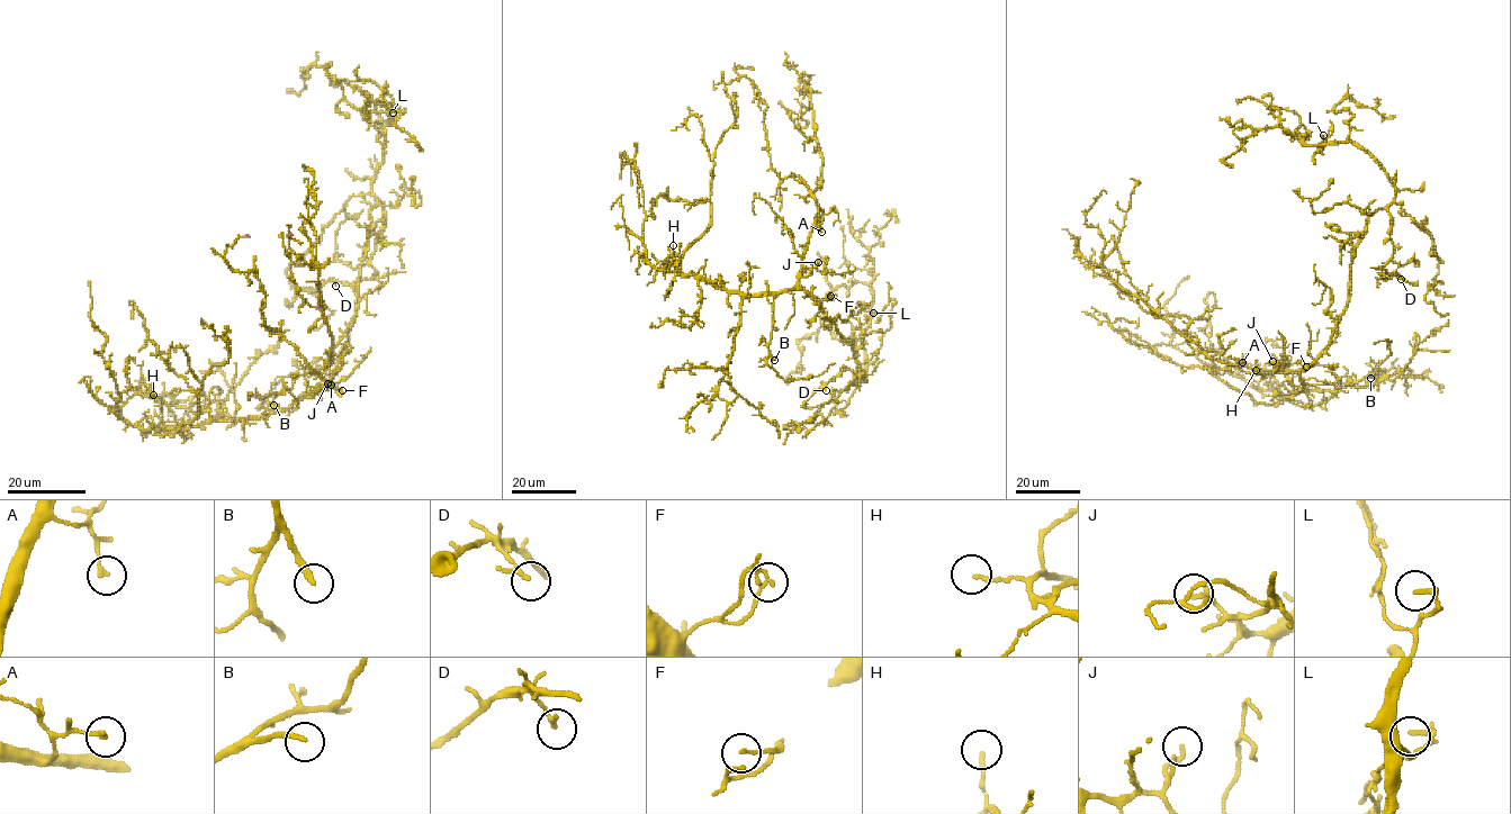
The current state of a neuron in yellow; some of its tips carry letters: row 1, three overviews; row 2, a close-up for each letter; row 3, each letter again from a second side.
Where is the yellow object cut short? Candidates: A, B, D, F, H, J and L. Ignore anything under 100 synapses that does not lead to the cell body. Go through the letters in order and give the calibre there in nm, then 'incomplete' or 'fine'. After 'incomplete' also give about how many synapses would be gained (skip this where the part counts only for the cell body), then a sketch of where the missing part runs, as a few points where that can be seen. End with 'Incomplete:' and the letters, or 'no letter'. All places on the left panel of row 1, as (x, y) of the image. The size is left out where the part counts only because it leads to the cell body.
A: 140 nm thick; fine
B: 200 nm thick; incomplete; missing branch runs (273, 405), (277, 400), (275, 421), (279, 416), (275, 388), (281, 381), (277, 355), (291, 318), (281, 298)
D: 120 nm thick; fine
F: 110 nm thick; fine
H: 140 nm thick; fine
J: 160 nm thick; fine
L: 200 nm thick; fine
Incomplete: B

